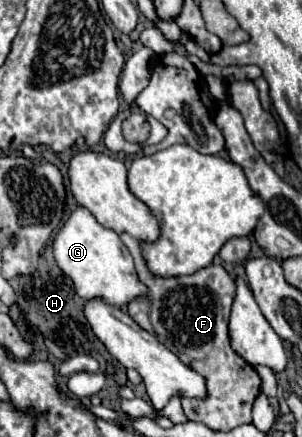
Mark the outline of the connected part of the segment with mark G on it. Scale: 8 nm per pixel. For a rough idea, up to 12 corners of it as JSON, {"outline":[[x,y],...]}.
{"outline":[[84,207],[54,257],[84,301],[148,295],[118,233]]}

